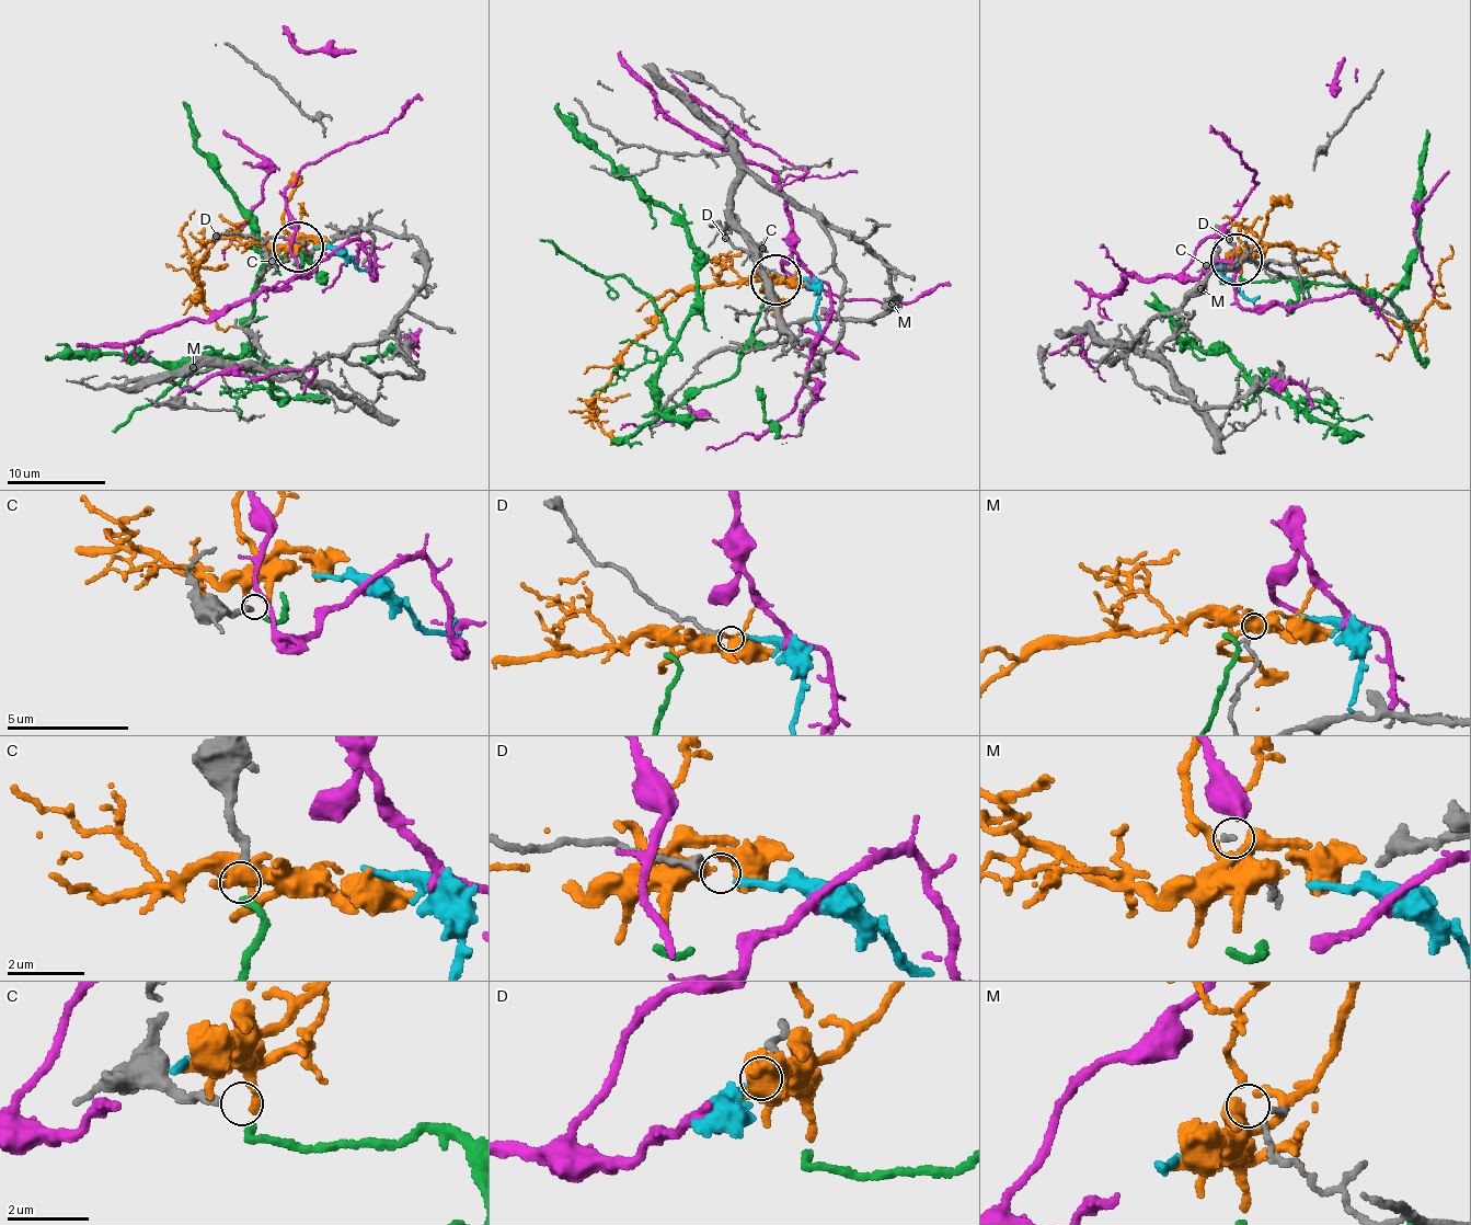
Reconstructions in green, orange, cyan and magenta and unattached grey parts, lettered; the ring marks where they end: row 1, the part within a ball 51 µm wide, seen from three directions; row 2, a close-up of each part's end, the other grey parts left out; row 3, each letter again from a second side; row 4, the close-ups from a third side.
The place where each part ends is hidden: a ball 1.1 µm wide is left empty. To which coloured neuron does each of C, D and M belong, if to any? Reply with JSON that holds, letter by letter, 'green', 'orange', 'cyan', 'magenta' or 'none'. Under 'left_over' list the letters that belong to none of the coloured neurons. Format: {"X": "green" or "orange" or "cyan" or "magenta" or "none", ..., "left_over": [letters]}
{"C": "green", "D": "cyan", "M": "orange", "left_over": []}

